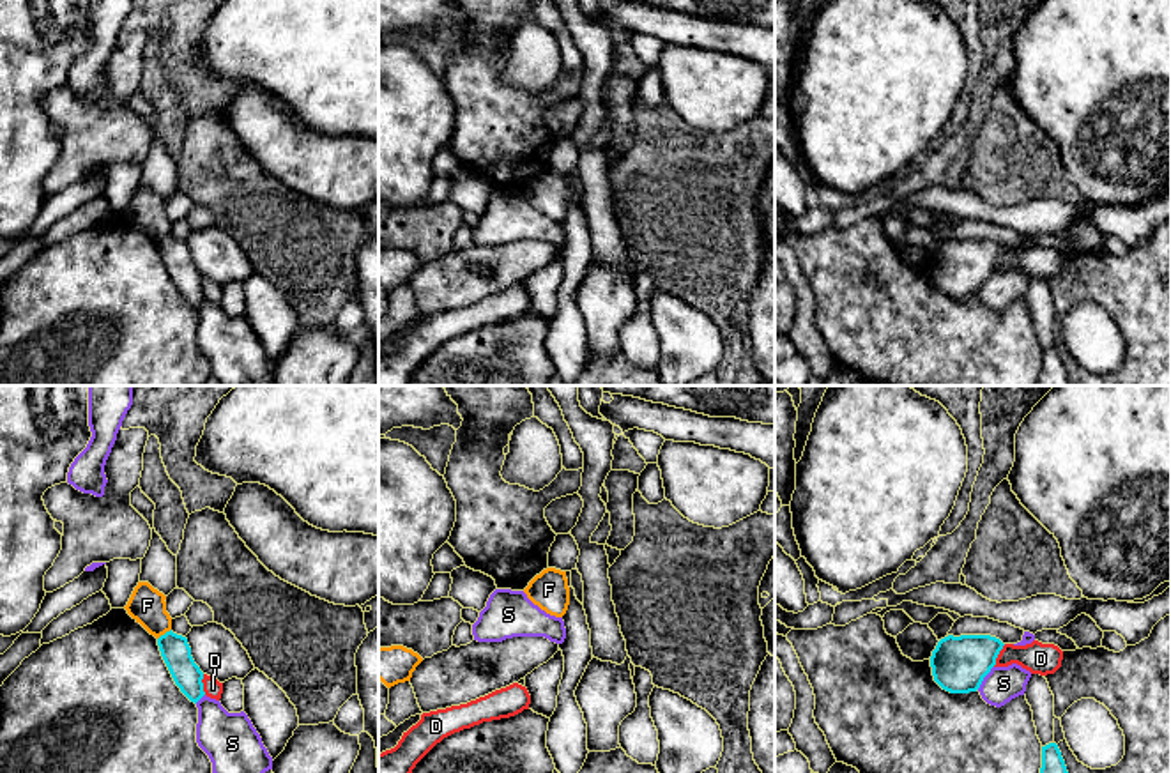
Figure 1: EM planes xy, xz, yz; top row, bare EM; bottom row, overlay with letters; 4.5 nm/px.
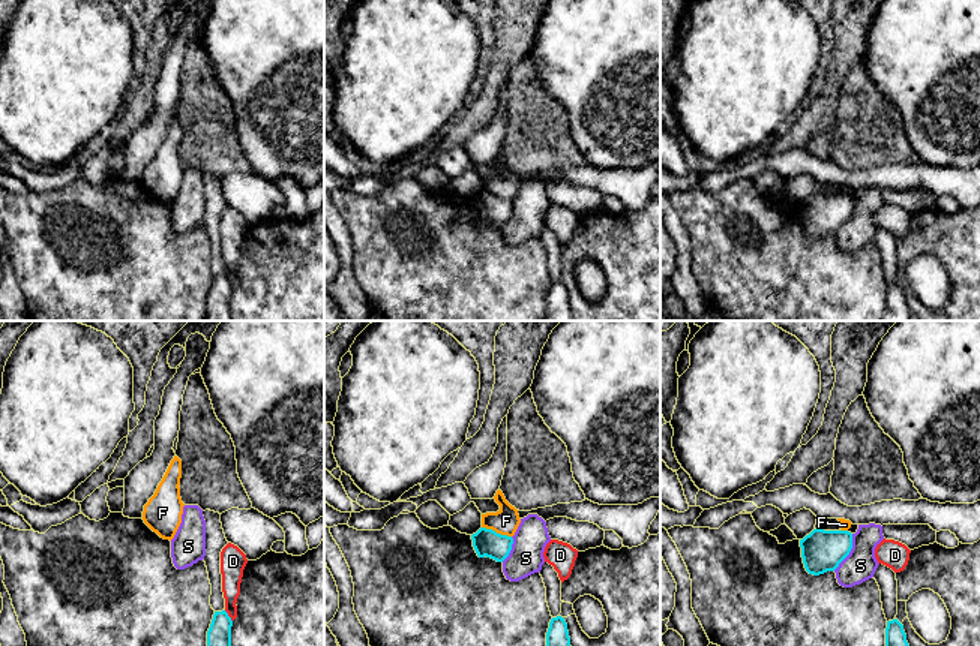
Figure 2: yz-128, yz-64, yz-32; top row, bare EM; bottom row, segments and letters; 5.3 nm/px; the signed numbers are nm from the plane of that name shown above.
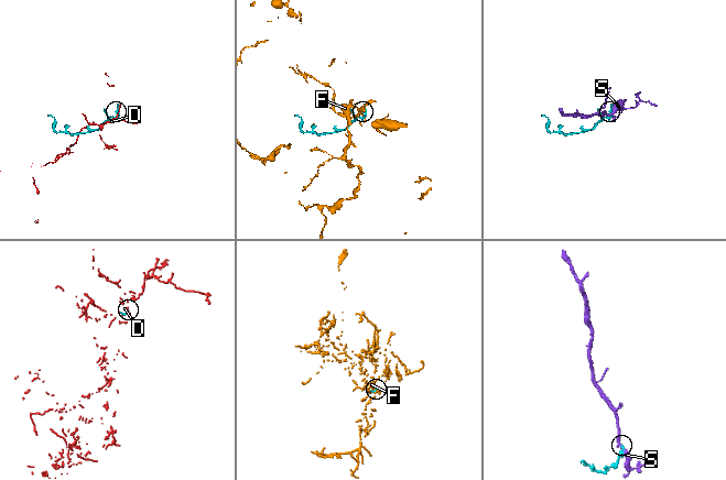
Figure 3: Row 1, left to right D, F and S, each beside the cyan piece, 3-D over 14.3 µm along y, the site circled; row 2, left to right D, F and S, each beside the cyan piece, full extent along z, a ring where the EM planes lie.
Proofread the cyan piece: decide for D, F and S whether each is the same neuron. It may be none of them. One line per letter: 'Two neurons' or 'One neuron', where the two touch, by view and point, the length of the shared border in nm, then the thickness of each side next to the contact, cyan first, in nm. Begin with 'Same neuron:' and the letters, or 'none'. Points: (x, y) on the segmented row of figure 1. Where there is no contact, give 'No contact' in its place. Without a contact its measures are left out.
Same neuron: none
D: Two neurons. Touches cyan at yz (998, 653). Shared border 120 nm. Thickness 260 nm (cyan) against 140 nm
F: Two neurons. Touches cyan at xy (165, 634). Shared border 80 nm. Thickness 140 nm (cyan) against 170 nm
S: Two neurons. Touches cyan at yz (984, 676). Shared border 130 nm. Thickness 260 nm (cyan) against 160 nm

